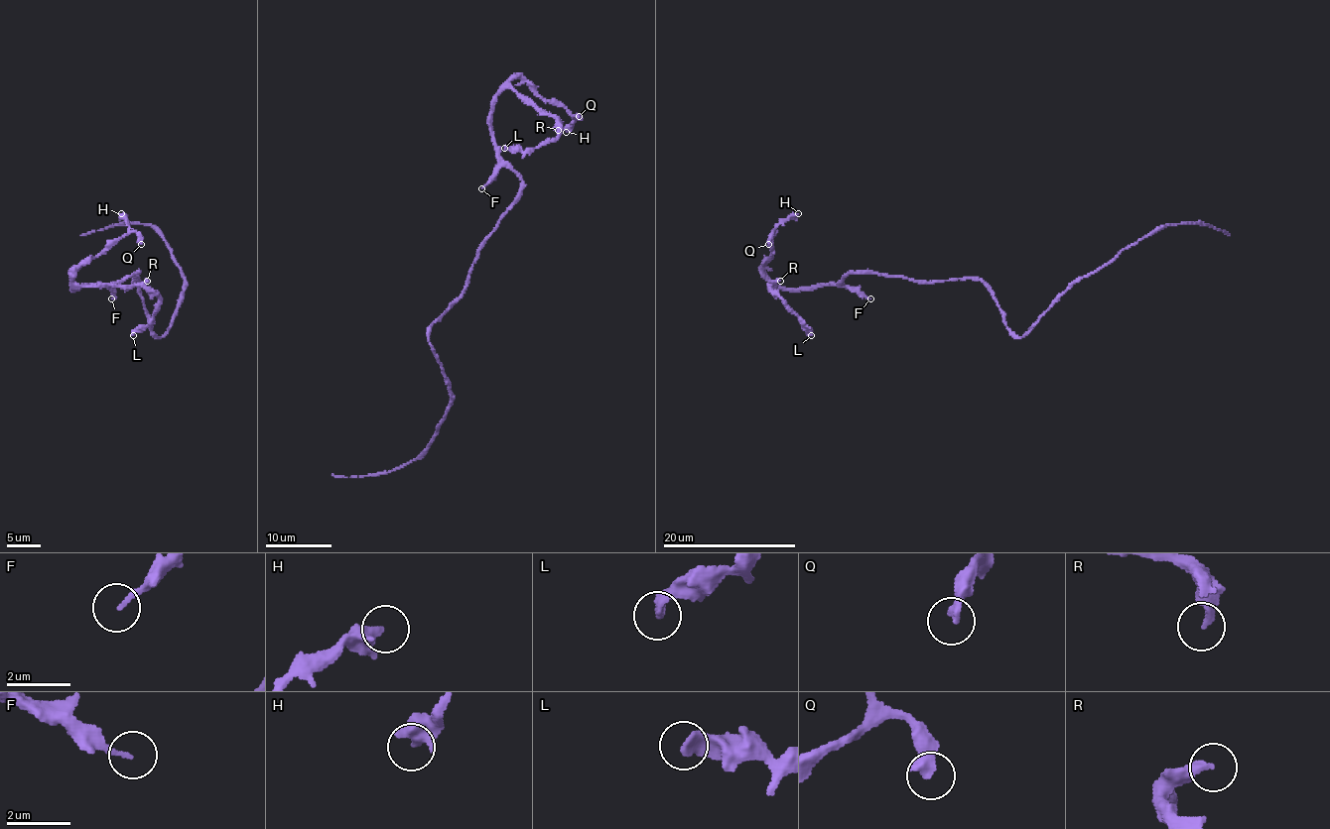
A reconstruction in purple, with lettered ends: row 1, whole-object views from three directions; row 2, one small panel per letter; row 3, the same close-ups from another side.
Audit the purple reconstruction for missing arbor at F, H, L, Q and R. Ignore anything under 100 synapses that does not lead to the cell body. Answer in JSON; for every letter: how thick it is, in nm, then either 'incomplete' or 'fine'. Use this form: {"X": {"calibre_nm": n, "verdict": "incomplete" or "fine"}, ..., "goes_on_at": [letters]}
{"F": {"calibre_nm": 130, "verdict": "fine"}, "H": {"calibre_nm": 550, "verdict": "fine"}, "L": {"calibre_nm": 360, "verdict": "fine"}, "Q": {"calibre_nm": 280, "verdict": "fine"}, "R": {"calibre_nm": 280, "verdict": "fine"}, "goes_on_at": []}

